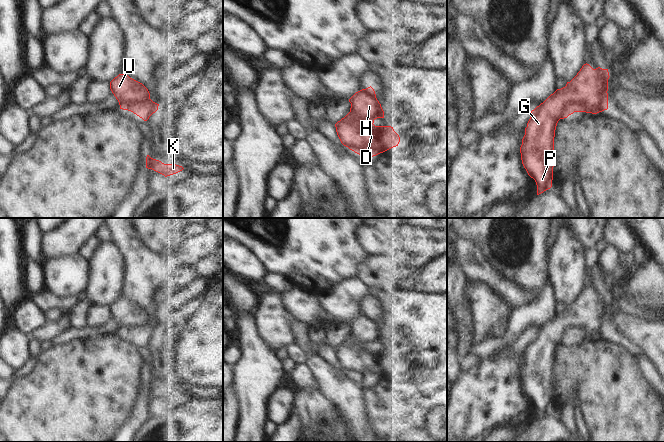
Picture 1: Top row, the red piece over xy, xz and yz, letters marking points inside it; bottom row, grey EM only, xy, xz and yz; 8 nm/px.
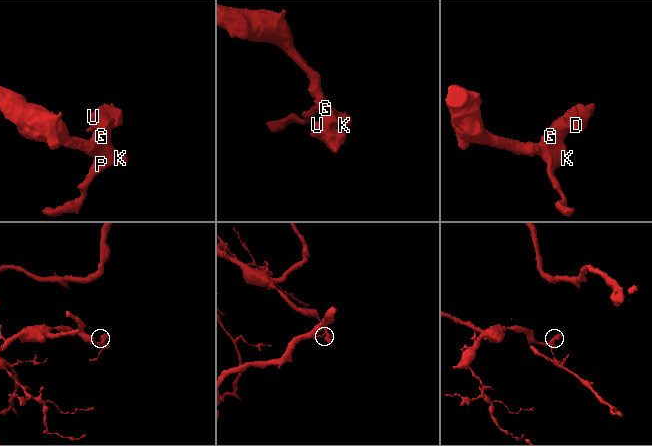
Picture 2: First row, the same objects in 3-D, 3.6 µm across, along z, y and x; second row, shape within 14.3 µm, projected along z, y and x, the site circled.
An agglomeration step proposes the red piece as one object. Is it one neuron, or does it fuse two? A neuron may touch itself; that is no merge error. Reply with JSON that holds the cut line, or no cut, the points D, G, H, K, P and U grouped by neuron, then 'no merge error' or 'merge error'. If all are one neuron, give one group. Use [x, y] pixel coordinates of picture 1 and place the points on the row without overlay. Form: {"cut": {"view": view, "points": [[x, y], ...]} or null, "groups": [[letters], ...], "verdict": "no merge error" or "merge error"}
{"cut": null, "groups": [["D", "G", "H", "K", "P", "U"]], "verdict": "no merge error"}

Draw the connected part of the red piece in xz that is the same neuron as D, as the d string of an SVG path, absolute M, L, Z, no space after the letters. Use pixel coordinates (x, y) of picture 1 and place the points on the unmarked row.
M371 310L356 316L349 326L350 336L335 348L344 370L364 382L398 370L400 361L393 351L373 348L375 343L384 342L384 335Z

